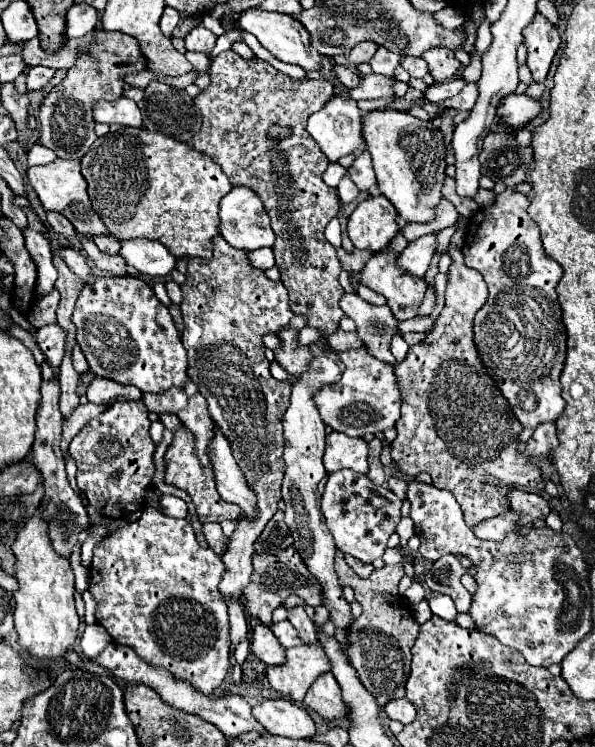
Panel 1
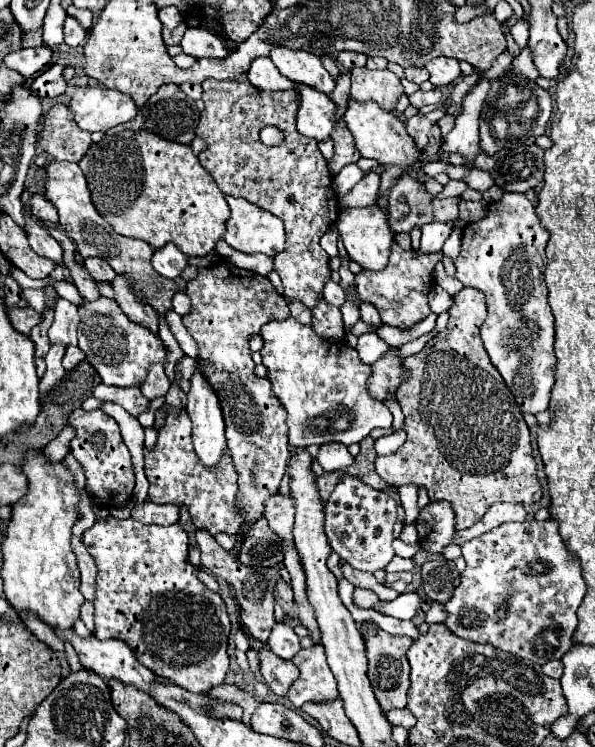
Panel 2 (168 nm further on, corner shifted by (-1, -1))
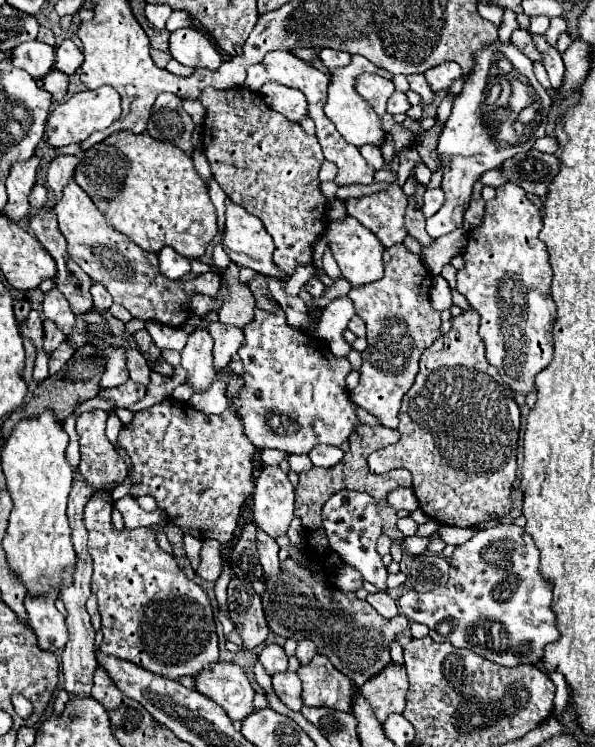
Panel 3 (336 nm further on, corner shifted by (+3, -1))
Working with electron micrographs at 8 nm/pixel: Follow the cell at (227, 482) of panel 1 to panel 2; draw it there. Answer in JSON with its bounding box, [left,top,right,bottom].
[188,363,226,467]

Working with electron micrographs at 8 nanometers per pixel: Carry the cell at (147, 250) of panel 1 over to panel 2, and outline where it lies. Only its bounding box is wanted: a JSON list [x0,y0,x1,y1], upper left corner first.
[152,243,188,279]

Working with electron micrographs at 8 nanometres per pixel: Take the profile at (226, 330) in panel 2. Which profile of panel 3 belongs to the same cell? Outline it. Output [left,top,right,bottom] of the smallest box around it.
[218,367,244,401]

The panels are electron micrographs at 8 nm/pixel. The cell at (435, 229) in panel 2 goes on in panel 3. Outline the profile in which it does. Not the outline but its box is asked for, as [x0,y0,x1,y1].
[426,43,552,239]

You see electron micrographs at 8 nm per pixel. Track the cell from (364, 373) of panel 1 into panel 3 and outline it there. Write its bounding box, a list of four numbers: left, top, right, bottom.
[236,307,362,453]

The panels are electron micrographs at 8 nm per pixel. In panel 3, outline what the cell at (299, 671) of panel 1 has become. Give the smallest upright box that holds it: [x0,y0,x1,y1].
[298,655,354,711]

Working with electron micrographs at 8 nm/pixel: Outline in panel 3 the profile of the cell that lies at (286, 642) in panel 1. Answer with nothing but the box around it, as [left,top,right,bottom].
[260,643,288,675]

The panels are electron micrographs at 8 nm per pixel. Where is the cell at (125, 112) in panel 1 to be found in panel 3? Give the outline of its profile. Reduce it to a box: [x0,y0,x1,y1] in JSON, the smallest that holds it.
[48,85,122,147]

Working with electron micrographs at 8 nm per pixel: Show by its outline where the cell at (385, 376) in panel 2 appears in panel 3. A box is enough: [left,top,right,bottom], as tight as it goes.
[348,243,440,427]

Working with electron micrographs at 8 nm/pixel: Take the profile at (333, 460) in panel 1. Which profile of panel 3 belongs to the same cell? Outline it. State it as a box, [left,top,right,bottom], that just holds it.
[308,445,344,467]

